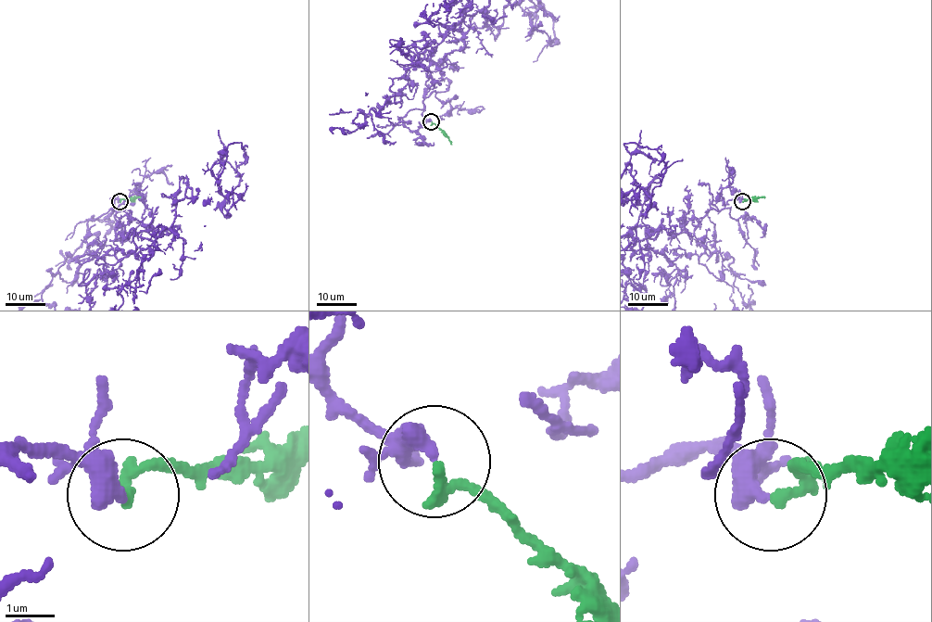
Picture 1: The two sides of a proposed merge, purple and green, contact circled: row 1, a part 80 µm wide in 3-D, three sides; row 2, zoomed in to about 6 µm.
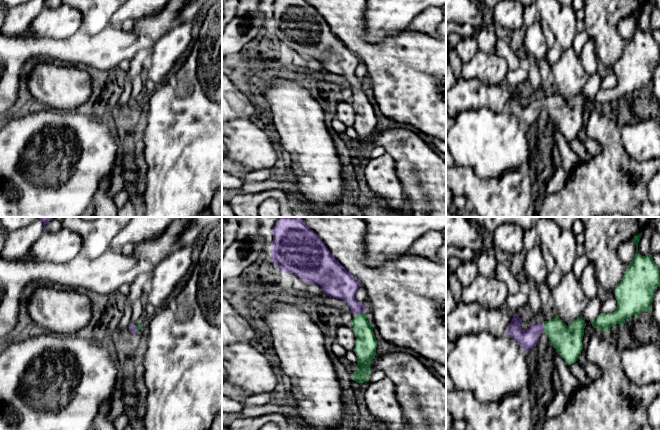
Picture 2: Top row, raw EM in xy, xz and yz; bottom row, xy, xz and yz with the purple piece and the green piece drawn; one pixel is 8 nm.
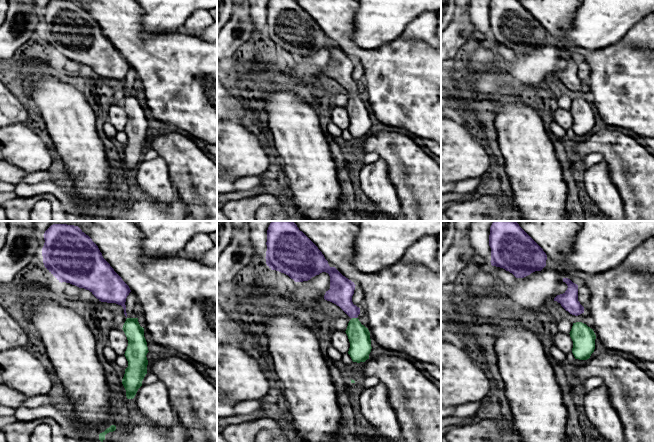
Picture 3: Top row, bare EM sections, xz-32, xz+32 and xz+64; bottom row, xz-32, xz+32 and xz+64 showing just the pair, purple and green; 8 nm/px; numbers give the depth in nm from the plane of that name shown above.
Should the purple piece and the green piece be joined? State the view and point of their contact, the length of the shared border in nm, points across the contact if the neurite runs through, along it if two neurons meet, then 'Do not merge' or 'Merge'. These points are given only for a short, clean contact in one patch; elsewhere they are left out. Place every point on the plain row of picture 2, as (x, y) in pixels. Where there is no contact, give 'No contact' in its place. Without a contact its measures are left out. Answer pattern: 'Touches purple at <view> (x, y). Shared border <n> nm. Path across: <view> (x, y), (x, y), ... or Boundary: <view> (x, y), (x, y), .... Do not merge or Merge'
Touches purple at xz (359, 89). Shared border 90 nm. Path across: xz (344, 62), (350, 76), (359, 89), (360, 102), (366, 119). Merge

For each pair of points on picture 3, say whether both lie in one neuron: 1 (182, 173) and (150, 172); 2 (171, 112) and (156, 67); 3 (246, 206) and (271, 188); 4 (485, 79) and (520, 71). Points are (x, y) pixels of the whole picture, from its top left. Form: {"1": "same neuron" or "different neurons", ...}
{"1": "different neurons", "2": "same neuron", "3": "different neurons", "4": "same neuron"}

